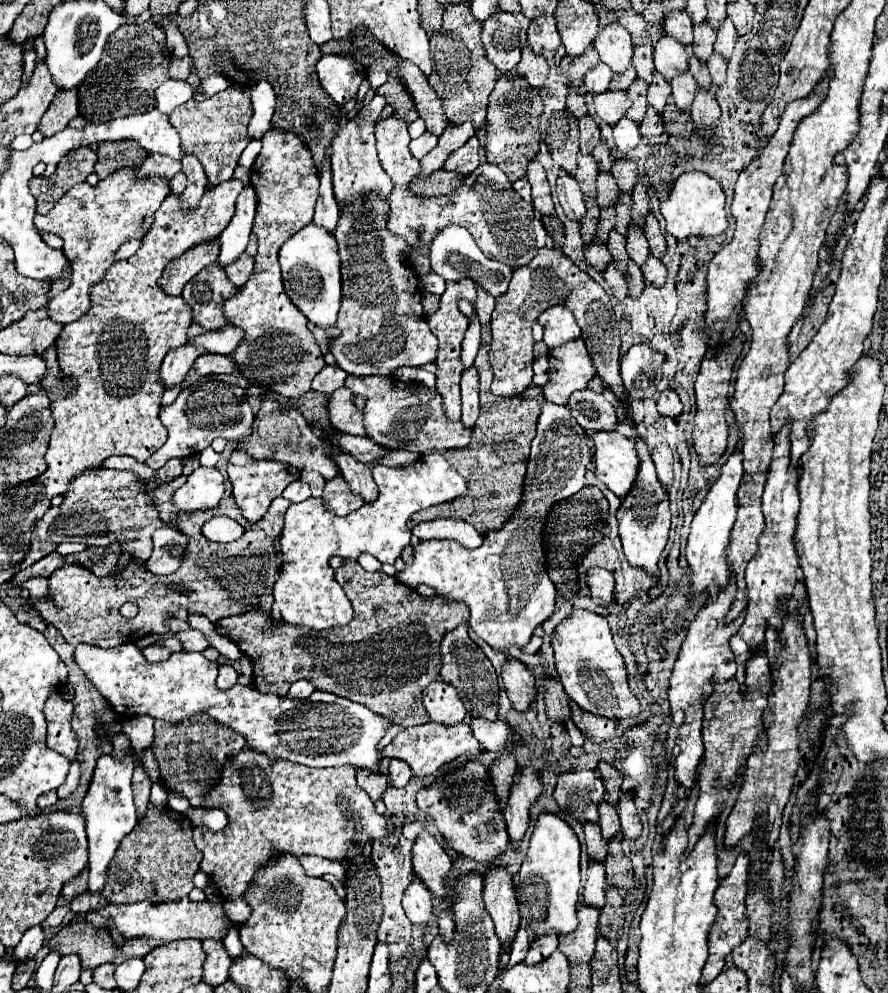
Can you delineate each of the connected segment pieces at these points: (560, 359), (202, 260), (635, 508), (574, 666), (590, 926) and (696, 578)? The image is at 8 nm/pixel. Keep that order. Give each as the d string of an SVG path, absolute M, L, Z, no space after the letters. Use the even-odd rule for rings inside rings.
M574 339L572 343L566 343L566 347L550 349L548 361L550 381L542 387L542 391L546 399L556 405L568 405L570 395L574 391L588 389L588 383L596 377L594 363L588 357L582 339Z
M208 241L208 243L200 243L196 247L192 247L190 251L186 251L182 257L170 261L164 267L162 277L158 279L160 289L166 295L180 295L184 285L198 275L206 265L214 263L218 257L218 241Z
M638 443L638 457L640 457L640 469L638 469L638 479L632 487L632 491L628 493L628 497L622 501L616 517L618 517L618 525L620 525L620 541L624 547L624 555L628 559L628 563L640 571L646 571L650 577L660 579L660 569L658 569L658 559L666 547L668 541L668 529L670 529L670 511L668 511L668 493L662 489L656 471L654 471L654 463L652 457L648 453L648 449Z
M580 609L574 611L556 627L552 637L552 647L554 647L556 671L558 671L560 683L564 685L564 691L570 697L570 701L578 703L582 711L598 715L598 717L606 717L606 719L634 719L640 715L640 703L628 687L628 671L624 665L624 657L616 651L608 621L604 617L592 611L580 611Z
M578 907L578 929L562 935L558 951L562 951L570 965L590 963L594 957L594 947L598 939L598 913L594 907Z
M740 447L728 457L728 461L720 469L720 477L710 485L706 499L702 507L696 511L692 525L690 525L690 535L688 535L688 545L686 545L686 559L692 569L692 593L698 597L700 591L708 587L726 587L728 583L728 563L726 563L726 547L730 543L730 531L736 521L736 491L740 487L742 479L742 453Z

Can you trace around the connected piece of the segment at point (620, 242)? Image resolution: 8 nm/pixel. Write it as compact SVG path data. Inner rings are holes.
M612 231L610 237L608 237L608 251L612 255L612 261L614 265L618 267L618 271L622 275L626 275L626 269L628 269L628 253L626 253L626 237L620 235L618 231Z

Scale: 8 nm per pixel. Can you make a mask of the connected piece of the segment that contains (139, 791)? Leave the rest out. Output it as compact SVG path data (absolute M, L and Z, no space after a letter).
M136 765L134 769L134 777L132 777L132 789L134 789L134 805L136 805L136 811L138 811L138 819L144 817L146 809L148 809L148 797L150 797L150 779L144 771L142 765Z

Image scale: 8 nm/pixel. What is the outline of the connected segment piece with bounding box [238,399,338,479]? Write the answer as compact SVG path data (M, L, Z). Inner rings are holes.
M272 399L262 401L260 411L256 413L254 425L252 425L252 435L248 441L242 441L238 451L244 451L248 457L262 461L262 459L274 459L282 463L290 463L300 469L300 473L310 473L318 471L322 473L324 479L334 479L338 473L336 463L332 461L330 453L324 449L324 441L318 437L318 433L306 423L300 411L288 409L278 405Z

